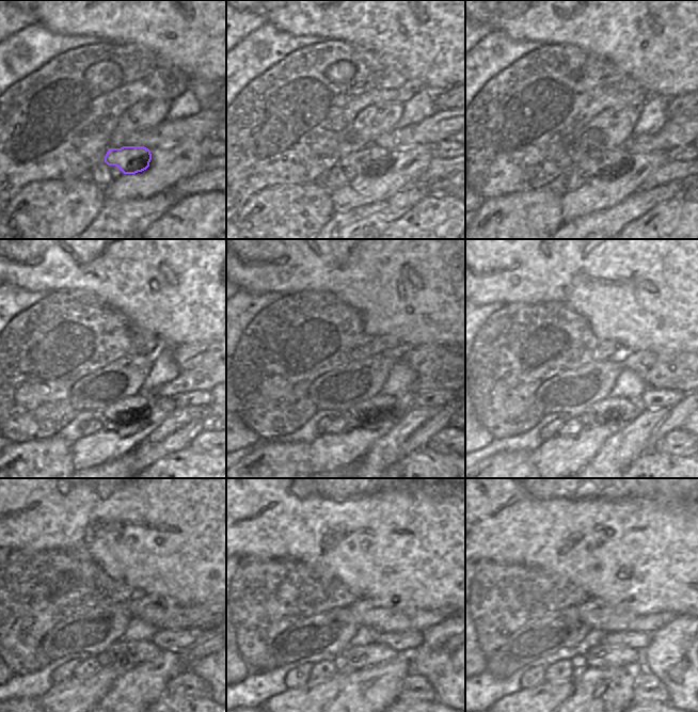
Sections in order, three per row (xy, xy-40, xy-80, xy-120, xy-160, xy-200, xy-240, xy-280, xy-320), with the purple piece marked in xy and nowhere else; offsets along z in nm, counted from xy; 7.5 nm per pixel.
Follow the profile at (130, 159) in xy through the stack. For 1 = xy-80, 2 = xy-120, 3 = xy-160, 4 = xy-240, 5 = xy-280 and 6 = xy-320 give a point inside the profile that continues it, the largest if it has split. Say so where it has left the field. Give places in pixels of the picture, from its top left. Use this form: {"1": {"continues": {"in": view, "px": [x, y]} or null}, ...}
{"1": {"continues": {"in": "xy-80", "px": [616, 162]}}, "2": {"continues": {"in": "xy-120", "px": [129, 408]}}, "3": {"continues": {"in": "xy-160", "px": [362, 412]}}, "4": {"continues": {"in": "xy-240", "px": [122, 653]}}, "5": {"continues": {"in": "xy-280", "px": [357, 657]}}, "6": {"continues": {"in": "xy-320", "px": [602, 657]}}}

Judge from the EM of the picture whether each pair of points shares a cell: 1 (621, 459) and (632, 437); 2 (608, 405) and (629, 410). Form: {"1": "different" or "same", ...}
{"1": "same", "2": "same"}

